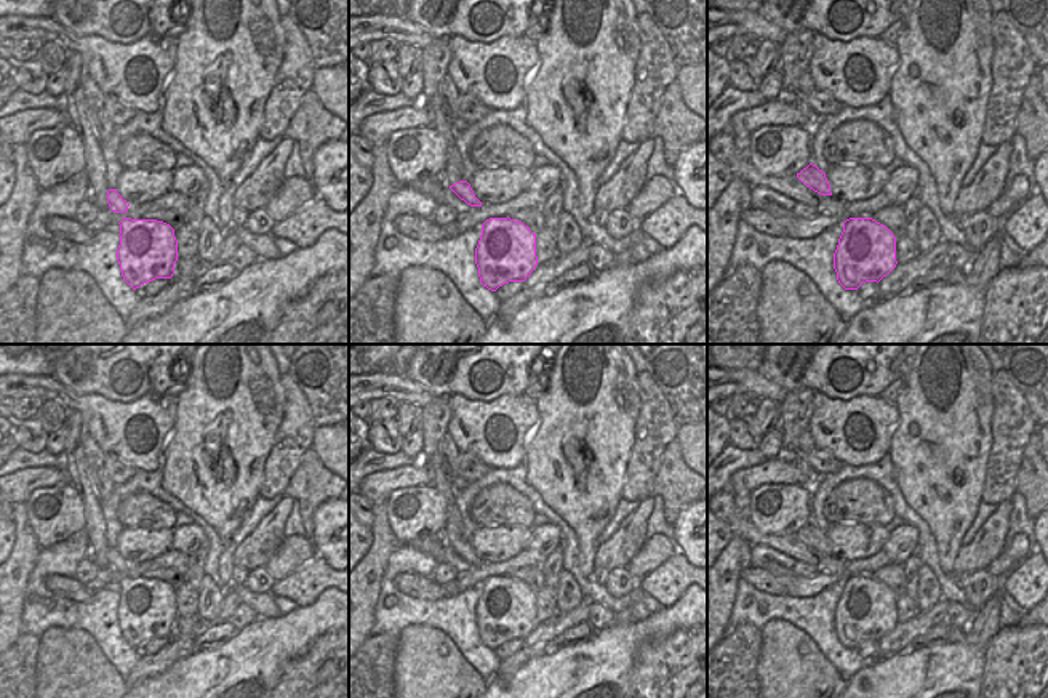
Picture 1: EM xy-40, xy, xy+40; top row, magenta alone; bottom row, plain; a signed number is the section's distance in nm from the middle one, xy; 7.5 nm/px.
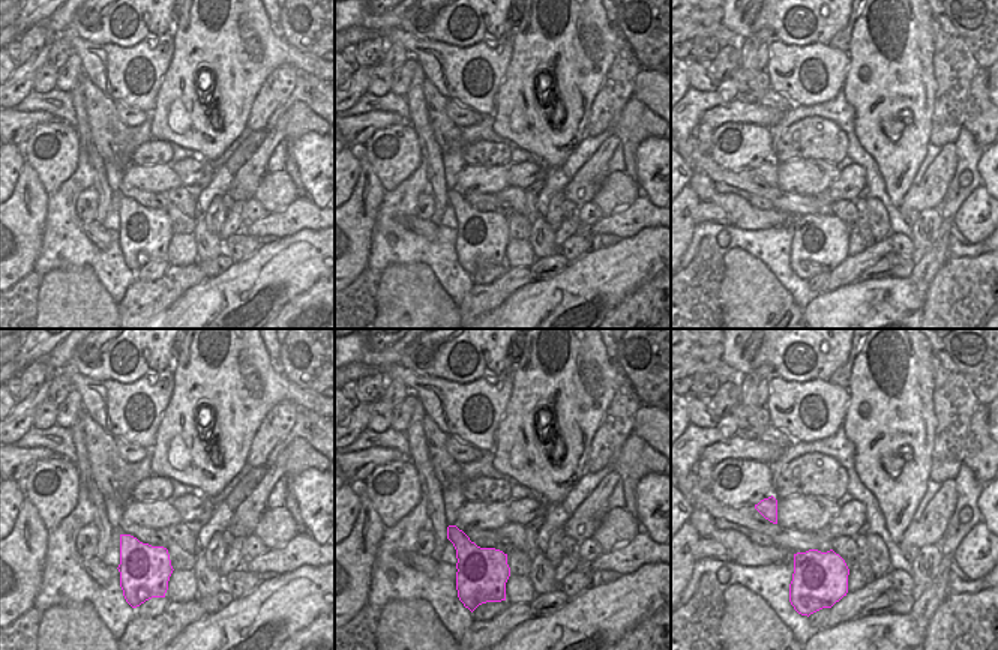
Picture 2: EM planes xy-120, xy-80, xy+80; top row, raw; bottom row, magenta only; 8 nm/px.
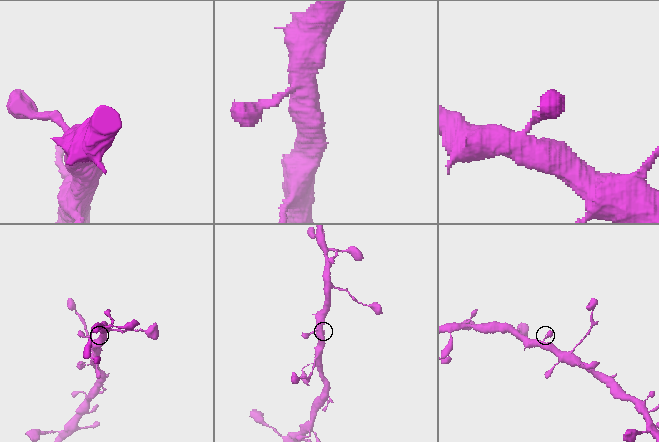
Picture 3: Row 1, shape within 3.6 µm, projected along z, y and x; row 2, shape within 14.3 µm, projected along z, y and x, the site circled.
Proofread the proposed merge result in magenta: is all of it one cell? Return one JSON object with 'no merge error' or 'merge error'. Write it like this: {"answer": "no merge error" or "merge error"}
{"answer": "no merge error"}

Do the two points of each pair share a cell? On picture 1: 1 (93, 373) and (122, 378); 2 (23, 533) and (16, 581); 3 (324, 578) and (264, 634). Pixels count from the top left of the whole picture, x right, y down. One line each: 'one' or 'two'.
1: one
2: one
3: two

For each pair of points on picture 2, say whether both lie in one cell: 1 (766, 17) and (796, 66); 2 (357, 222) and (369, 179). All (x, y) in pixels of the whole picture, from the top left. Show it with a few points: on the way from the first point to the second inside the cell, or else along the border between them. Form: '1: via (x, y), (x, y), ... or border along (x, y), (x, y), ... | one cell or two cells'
1: border along (776, 38), (785, 44), (817, 42) | two cells
2: via (359, 212), (360, 198), (368, 189) | one cell

